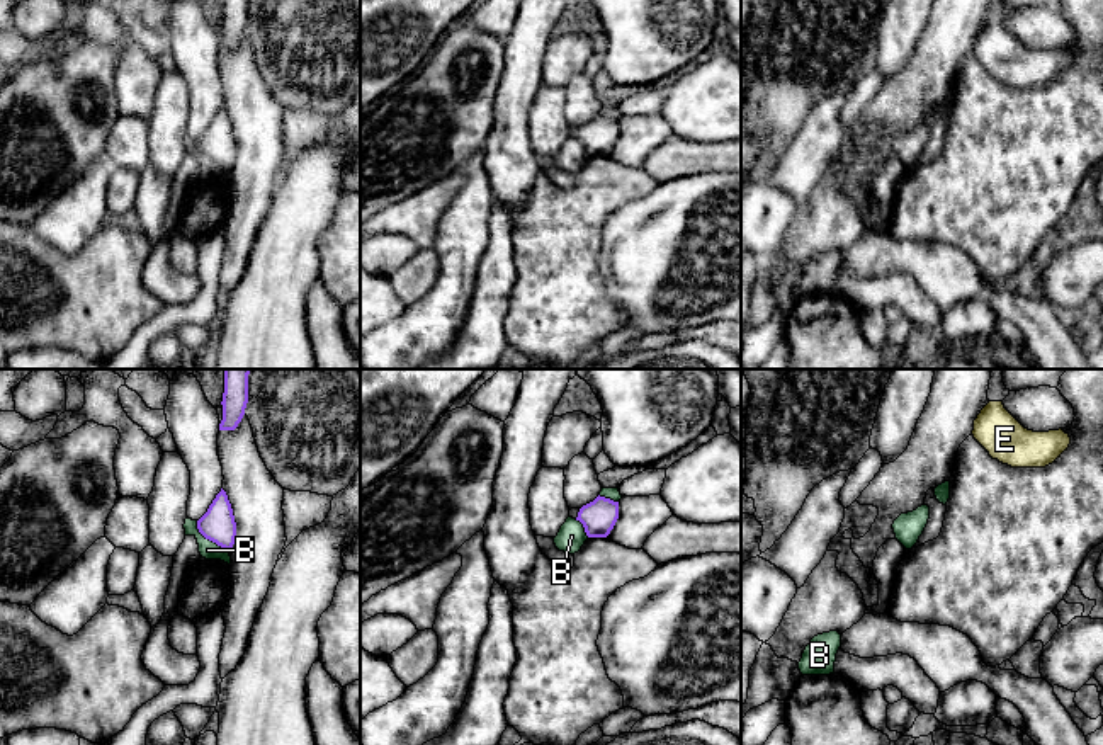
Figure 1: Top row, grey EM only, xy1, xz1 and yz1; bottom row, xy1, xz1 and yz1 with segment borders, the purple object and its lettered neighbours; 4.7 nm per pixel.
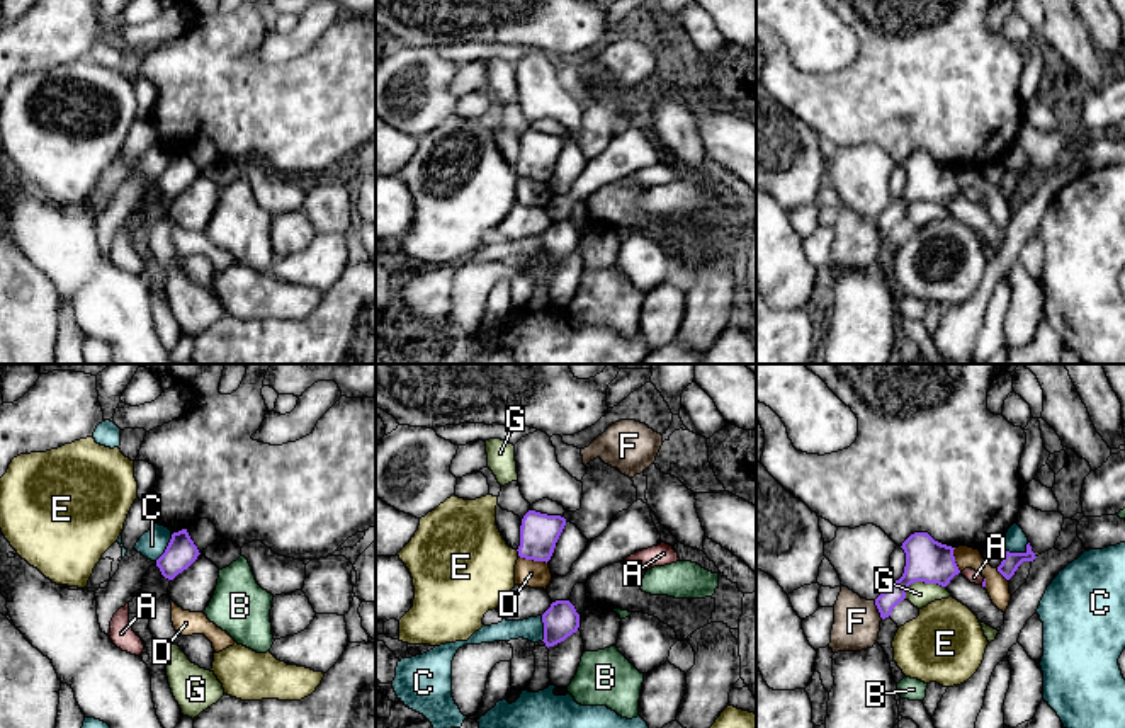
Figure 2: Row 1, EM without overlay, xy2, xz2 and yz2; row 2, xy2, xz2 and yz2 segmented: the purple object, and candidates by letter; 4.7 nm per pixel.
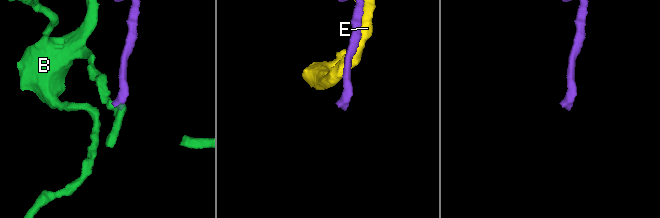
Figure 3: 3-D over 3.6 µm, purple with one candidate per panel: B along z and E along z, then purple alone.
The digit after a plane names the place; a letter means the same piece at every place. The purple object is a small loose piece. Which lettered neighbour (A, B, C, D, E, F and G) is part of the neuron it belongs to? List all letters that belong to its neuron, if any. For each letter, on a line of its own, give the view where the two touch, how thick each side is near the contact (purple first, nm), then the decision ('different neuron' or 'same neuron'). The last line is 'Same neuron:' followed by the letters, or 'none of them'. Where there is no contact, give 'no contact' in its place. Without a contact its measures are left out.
A: meets purple in yz2; 20 nm thick on the purple side, 60 nm on the other; different neuron
B: meets purple in xy1; 160 nm thick on the purple side, 90 nm on the other; different neuron
C: meets purple in yz2; 90 nm thick on the purple side, 110 nm on the other; different neuron
D: meets purple in xz2; 190 nm thick on the purple side, 130 nm on the other; different neuron
E: meets purple in xz2; 190 nm thick on the purple side, 440 nm on the other; different neuron
F: meets purple in yz2; 110 nm thick on the purple side, 220 nm on the other; different neuron
G: meets purple in yz2; 200 nm thick on the purple side, 120 nm on the other; different neuron
Same neuron: none of them

